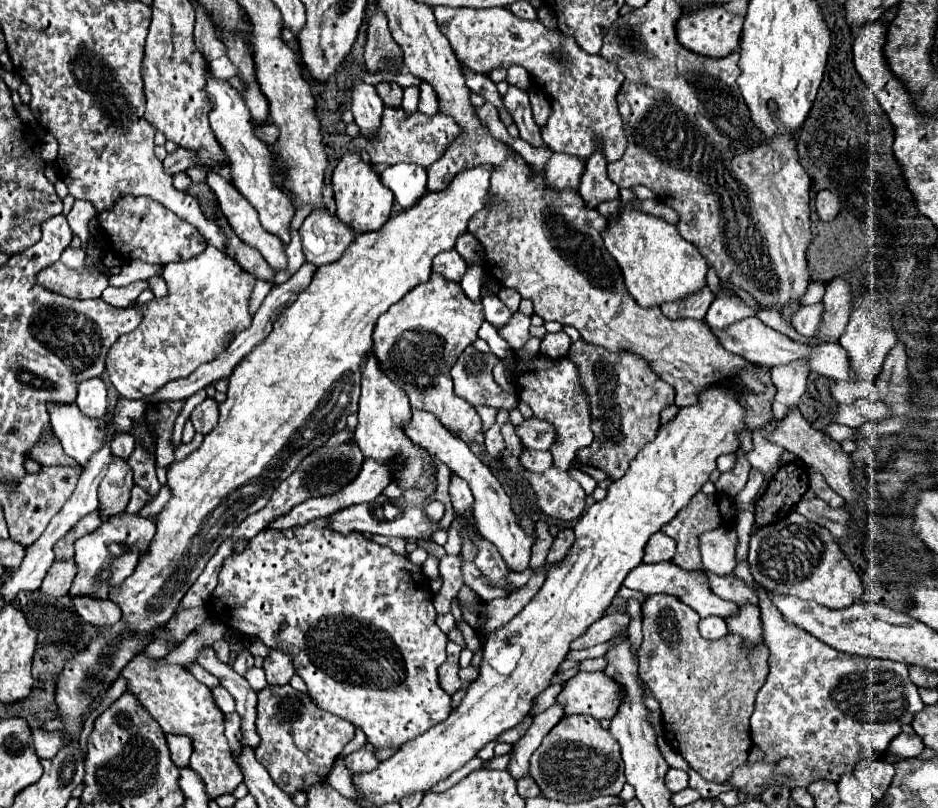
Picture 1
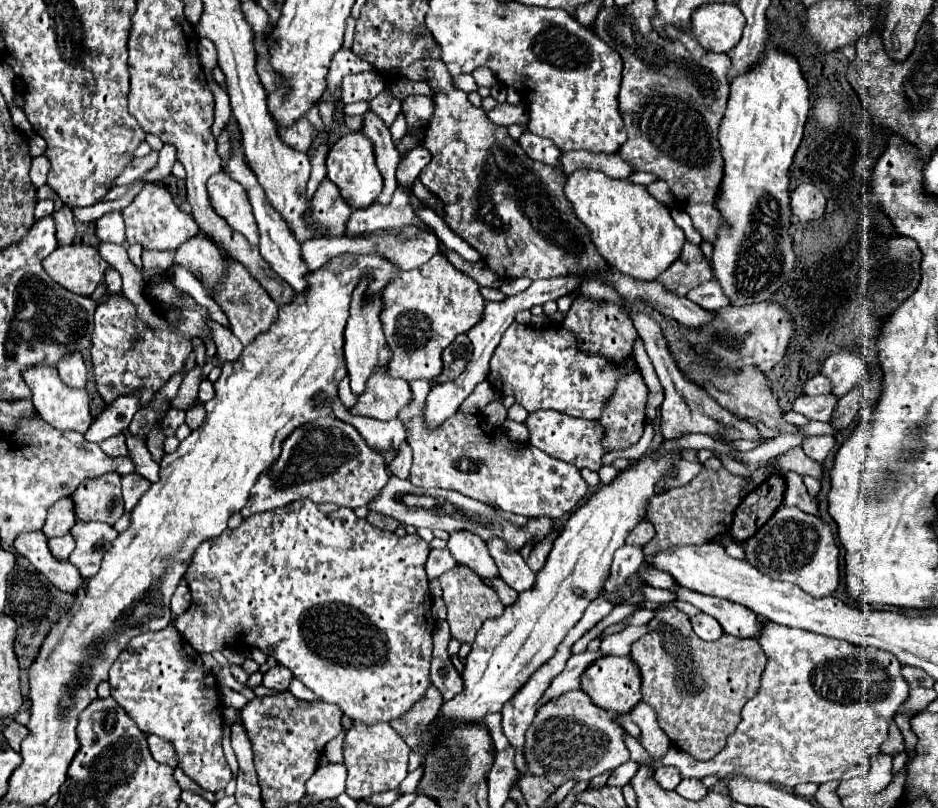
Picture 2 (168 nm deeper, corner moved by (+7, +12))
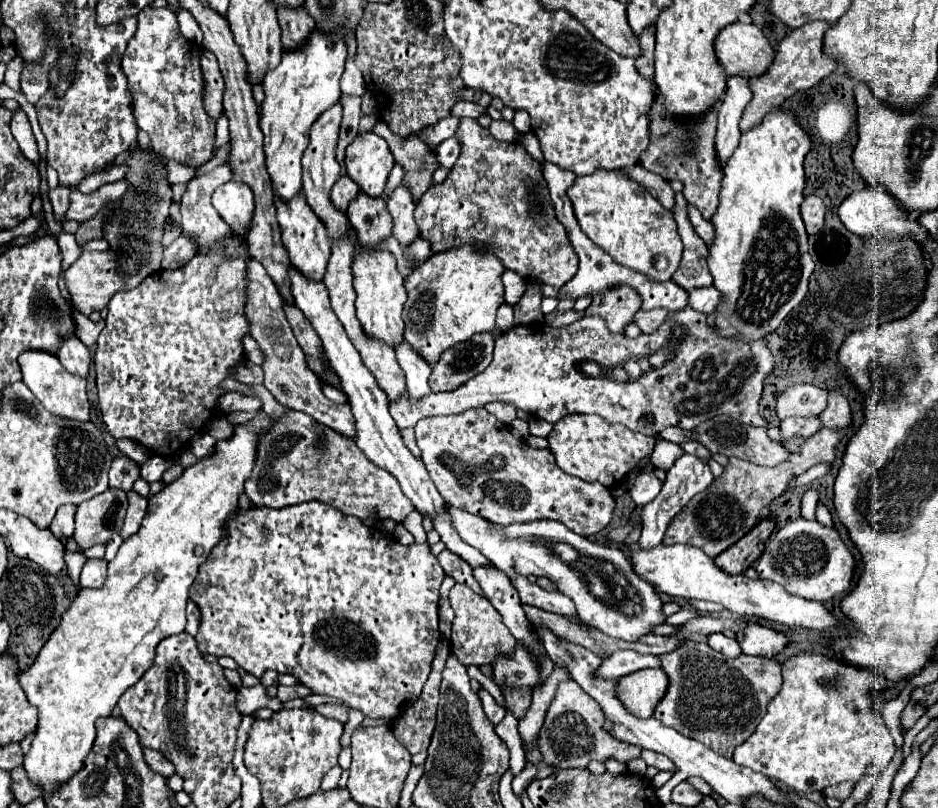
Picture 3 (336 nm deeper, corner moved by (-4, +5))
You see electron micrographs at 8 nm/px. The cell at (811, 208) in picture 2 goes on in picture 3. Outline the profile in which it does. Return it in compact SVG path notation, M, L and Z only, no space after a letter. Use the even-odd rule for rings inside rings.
M817 195L805 197L805 201L801 203L801 217L805 221L809 235L819 233L823 229L823 223L825 223L825 203L823 203L823 199L817 197Z

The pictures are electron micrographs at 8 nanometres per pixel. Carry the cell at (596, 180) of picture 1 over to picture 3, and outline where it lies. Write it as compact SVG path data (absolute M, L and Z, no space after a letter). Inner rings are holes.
M595 171L593 175L577 177L567 189L573 203L575 217L583 233L605 253L609 253L619 265L635 269L647 275L651 281L669 281L677 271L683 243L677 233L673 213L663 209L663 205L649 195L639 183L623 177L619 171ZM663 257L667 261L665 269L659 271L657 261Z

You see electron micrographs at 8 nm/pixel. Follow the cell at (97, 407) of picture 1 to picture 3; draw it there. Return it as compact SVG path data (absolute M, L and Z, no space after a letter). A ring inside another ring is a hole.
M71 337L63 341L63 347L59 349L59 361L69 373L85 379L89 373L91 355L89 349L77 337Z

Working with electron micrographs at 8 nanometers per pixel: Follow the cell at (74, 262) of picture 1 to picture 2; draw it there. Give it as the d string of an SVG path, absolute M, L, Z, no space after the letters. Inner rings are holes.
M62 206L62 210L52 212L54 224L56 224L56 238L58 244L72 244L74 242L74 214L68 206Z

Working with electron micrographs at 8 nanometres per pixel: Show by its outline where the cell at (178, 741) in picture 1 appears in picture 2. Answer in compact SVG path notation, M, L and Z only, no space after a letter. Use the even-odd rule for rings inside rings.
M150 734L146 740L148 740L150 754L152 754L152 758L154 758L156 762L168 764L168 766L172 766L172 768L178 766L176 756L174 756L174 750L172 750L172 746L168 746L168 742L164 742L162 738L156 738L156 736L152 736L152 734Z

